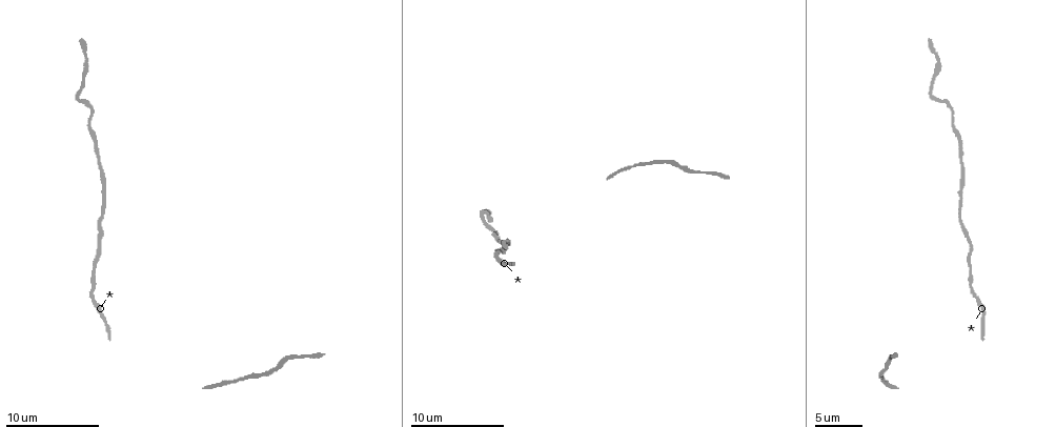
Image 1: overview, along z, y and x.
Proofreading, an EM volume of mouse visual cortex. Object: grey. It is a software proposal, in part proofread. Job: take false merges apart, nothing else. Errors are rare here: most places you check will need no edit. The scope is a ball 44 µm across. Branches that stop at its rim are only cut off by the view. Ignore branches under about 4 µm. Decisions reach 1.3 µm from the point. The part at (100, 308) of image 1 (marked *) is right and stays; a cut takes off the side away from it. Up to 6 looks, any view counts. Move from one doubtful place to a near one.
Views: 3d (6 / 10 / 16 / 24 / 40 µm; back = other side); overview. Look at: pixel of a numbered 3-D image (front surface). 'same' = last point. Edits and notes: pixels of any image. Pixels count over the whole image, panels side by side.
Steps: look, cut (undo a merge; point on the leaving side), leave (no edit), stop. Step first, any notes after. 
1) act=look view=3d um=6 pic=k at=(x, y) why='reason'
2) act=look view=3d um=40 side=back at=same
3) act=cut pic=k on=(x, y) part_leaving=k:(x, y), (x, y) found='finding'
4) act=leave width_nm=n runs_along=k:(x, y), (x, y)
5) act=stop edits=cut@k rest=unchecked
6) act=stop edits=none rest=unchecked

act=look view=3d um=10 pic=1 at=(971, 272) why='narrows sharply'

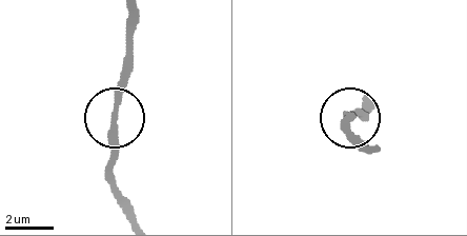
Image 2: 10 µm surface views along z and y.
act=leave runs_along=2:(130, 209), (113, 175), (113, 96), (125, 38) found='continuous, no second neuron'

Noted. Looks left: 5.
act=look view=3d um=10 pic=1 at=(948, 104) why='sudden change in width'

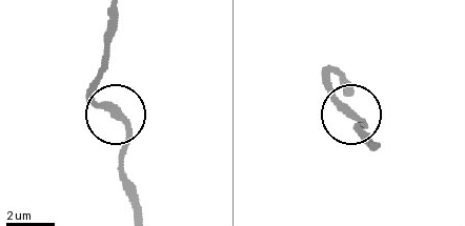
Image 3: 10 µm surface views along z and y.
act=leave found='all the same neuron'

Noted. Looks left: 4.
act=look view=3d um=10 pic=1 at=(962, 190) why='sudden change in width'

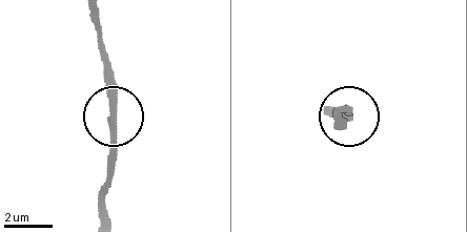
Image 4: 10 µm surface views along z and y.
act=leave runs_along=4:(102, 215), (115, 88), (102, 36) found='continuous, no second neuron'

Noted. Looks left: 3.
act=stop edits=none rest=unchecked

